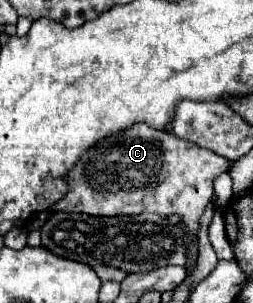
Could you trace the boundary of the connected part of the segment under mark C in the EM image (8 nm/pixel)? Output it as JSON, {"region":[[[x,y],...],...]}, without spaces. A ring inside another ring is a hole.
{"region":[[[137,123],[117,135],[101,139],[79,157],[77,165],[67,173],[67,195],[53,205],[53,211],[77,211],[93,217],[137,215],[143,211],[159,215],[179,213],[183,215],[187,235],[193,239],[197,237],[199,217],[211,201],[213,179],[225,173],[227,167],[229,161],[211,149],[173,137],[169,131]]]}

